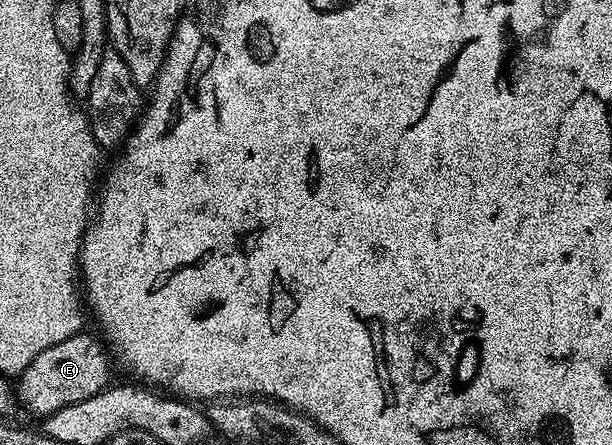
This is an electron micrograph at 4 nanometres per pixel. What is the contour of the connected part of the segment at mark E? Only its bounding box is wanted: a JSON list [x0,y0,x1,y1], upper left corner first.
[16,332,111,416]

